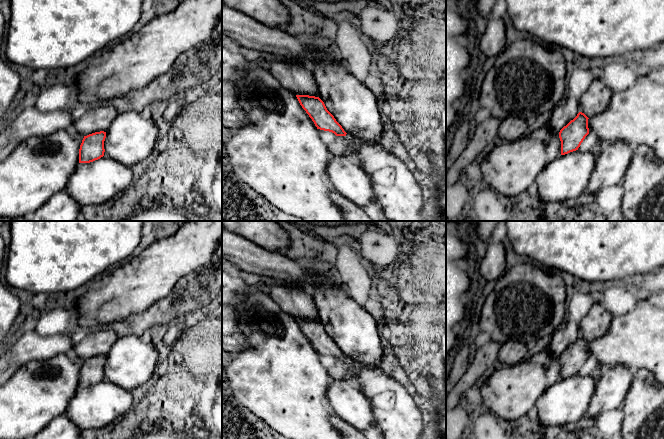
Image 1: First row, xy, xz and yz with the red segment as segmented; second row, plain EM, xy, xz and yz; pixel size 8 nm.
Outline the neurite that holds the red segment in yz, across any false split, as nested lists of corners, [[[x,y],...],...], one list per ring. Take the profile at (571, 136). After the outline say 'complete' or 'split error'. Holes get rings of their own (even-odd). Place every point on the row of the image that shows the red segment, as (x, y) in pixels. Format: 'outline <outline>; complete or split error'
outline [[[565,97],[554,110],[547,126],[559,134],[561,155],[578,150],[589,134],[588,117],[580,111],[579,99]]]; split error

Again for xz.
outline [[[278,60],[271,64],[269,71],[283,87],[296,95],[317,129],[346,136],[347,133],[319,98],[314,74],[304,67],[303,62]]]; split error

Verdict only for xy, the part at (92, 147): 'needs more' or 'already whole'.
needs more

